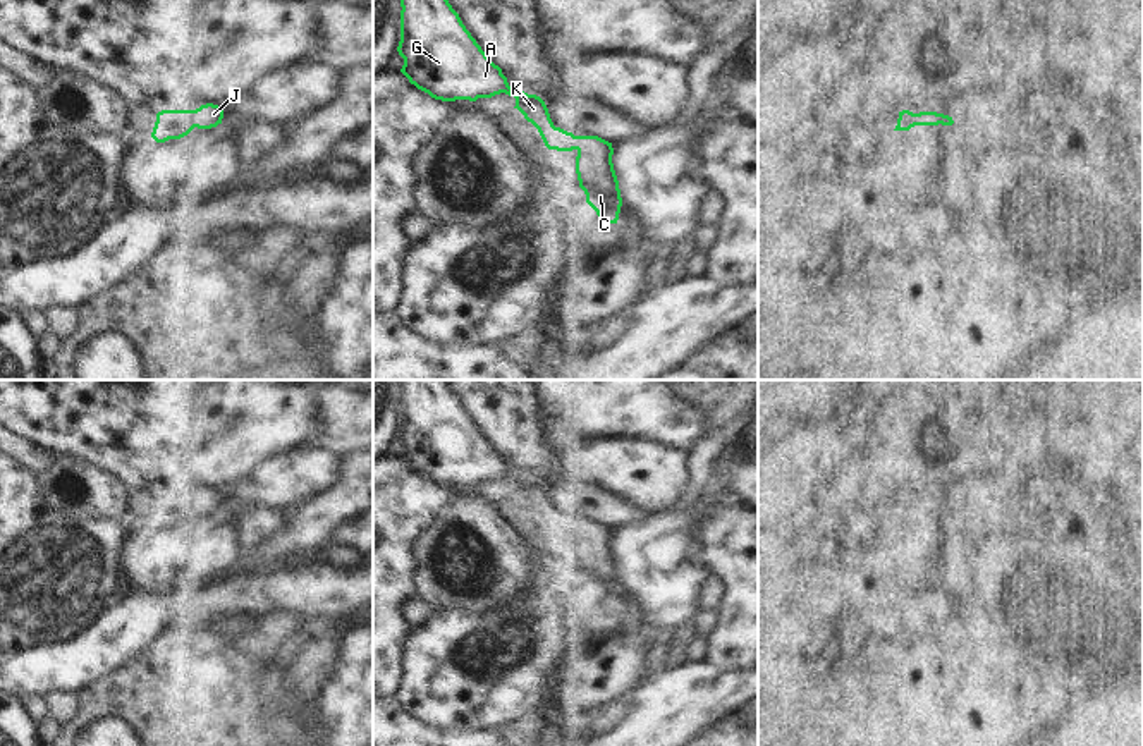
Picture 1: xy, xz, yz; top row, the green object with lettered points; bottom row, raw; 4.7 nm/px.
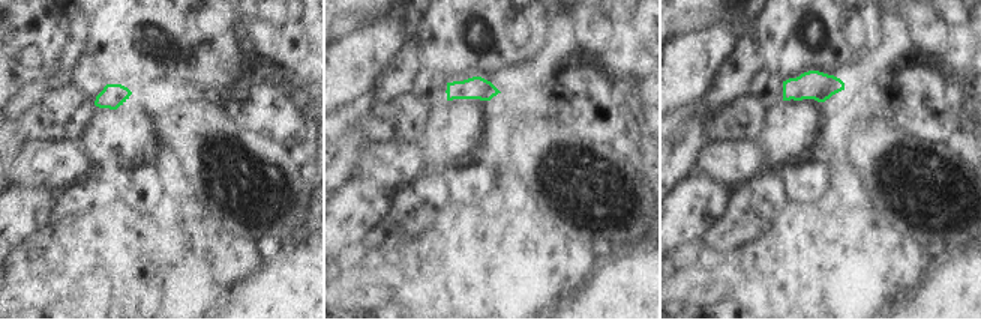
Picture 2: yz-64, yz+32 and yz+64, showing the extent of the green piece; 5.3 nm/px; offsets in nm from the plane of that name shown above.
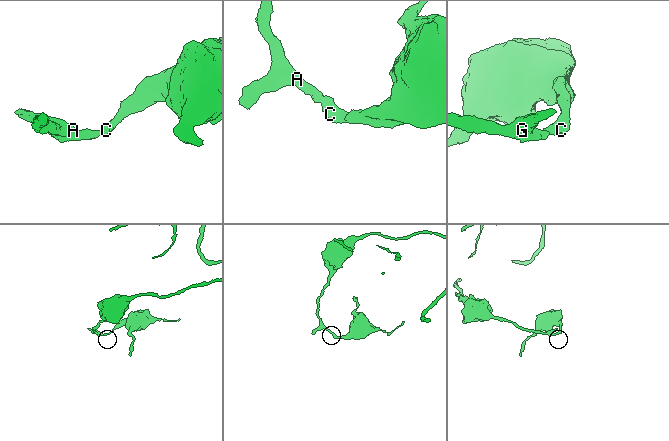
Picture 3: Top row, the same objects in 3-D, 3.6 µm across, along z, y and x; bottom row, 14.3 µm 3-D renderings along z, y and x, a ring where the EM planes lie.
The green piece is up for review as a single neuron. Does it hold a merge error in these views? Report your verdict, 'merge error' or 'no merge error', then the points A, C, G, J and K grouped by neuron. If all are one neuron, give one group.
no merge error | A C G J K

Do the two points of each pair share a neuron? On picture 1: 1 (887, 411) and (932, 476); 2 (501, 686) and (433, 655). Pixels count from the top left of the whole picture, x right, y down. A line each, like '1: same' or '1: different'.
1: same
2: same

